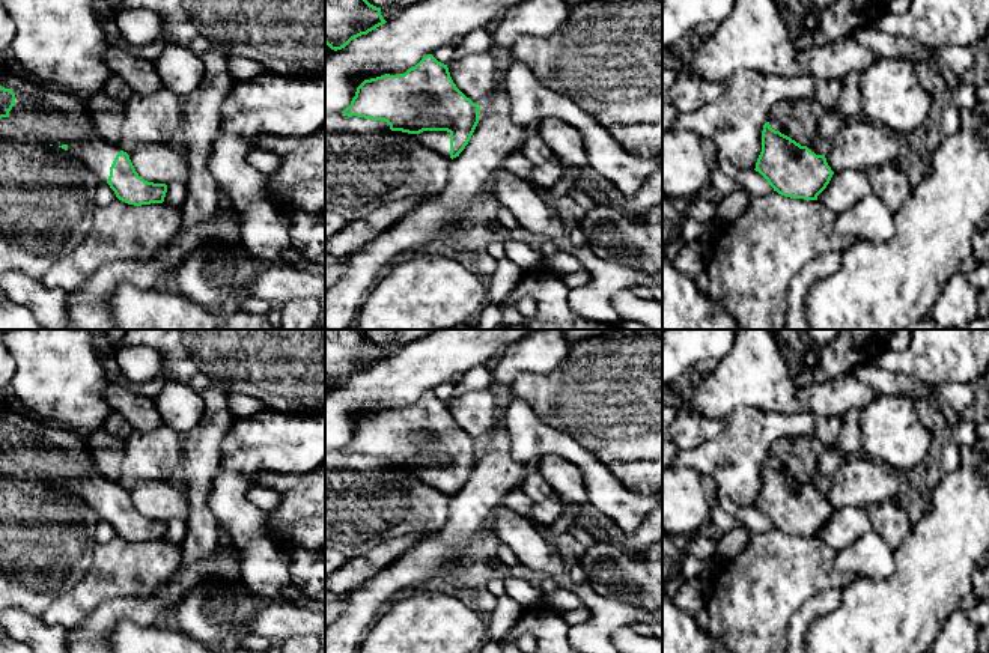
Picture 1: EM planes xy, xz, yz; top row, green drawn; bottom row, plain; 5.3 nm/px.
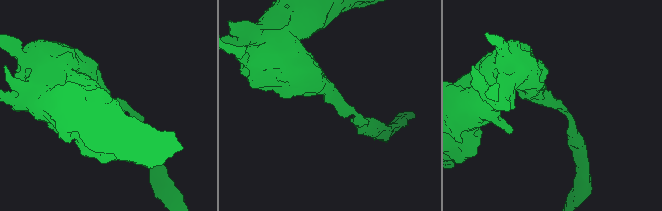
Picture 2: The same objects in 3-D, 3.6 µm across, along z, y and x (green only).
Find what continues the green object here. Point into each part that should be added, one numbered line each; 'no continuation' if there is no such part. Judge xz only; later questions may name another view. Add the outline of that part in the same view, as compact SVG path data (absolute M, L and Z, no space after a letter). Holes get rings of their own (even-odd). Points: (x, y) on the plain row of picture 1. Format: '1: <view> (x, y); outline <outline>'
1: xz (437, 477); outline M423 468L417 471L423 483L441 492L450 494L450 469L447 468Z

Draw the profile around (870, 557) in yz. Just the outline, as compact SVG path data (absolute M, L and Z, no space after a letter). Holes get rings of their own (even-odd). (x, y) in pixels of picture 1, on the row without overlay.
M875 530L837 551L834 563L841 572L870 581L887 581L897 569L894 549Z

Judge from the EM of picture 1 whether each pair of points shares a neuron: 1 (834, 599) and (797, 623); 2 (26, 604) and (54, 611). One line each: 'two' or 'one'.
1: one
2: two

